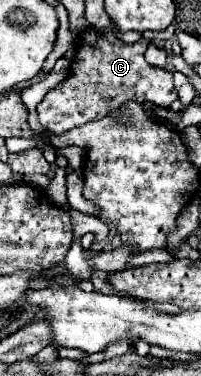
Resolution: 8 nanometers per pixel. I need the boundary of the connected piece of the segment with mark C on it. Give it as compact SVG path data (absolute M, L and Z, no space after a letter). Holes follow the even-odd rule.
M92 27L82 31L78 37L80 39L76 41L76 57L74 65L70 67L70 75L54 89L50 89L36 107L38 121L46 131L56 135L66 133L72 127L84 125L106 115L110 109L130 99L140 103L150 101L160 107L170 107L178 99L172 73L168 69L146 65L146 39L140 39L130 45L110 31L96 31ZM104 99L110 99L110 103L106 103Z

